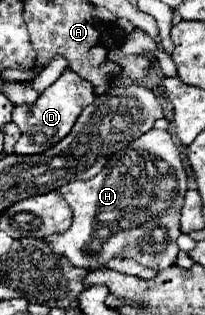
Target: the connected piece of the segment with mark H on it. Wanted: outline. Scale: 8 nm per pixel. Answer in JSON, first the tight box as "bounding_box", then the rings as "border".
{"bounding_box":[42,129,188,271],"border":[[[152,129],[134,139],[130,147],[122,149],[122,153],[114,153],[114,157],[110,157],[110,161],[104,165],[102,173],[98,173],[94,179],[74,181],[58,187],[56,193],[74,209],[74,221],[66,233],[48,235],[42,237],[42,241],[46,241],[46,245],[54,249],[54,253],[66,257],[74,267],[88,271],[106,269],[108,261],[112,259],[134,259],[136,263],[154,271],[172,267],[178,255],[176,239],[180,237],[180,209],[188,185],[188,175],[176,147],[178,145],[168,131]]]}

